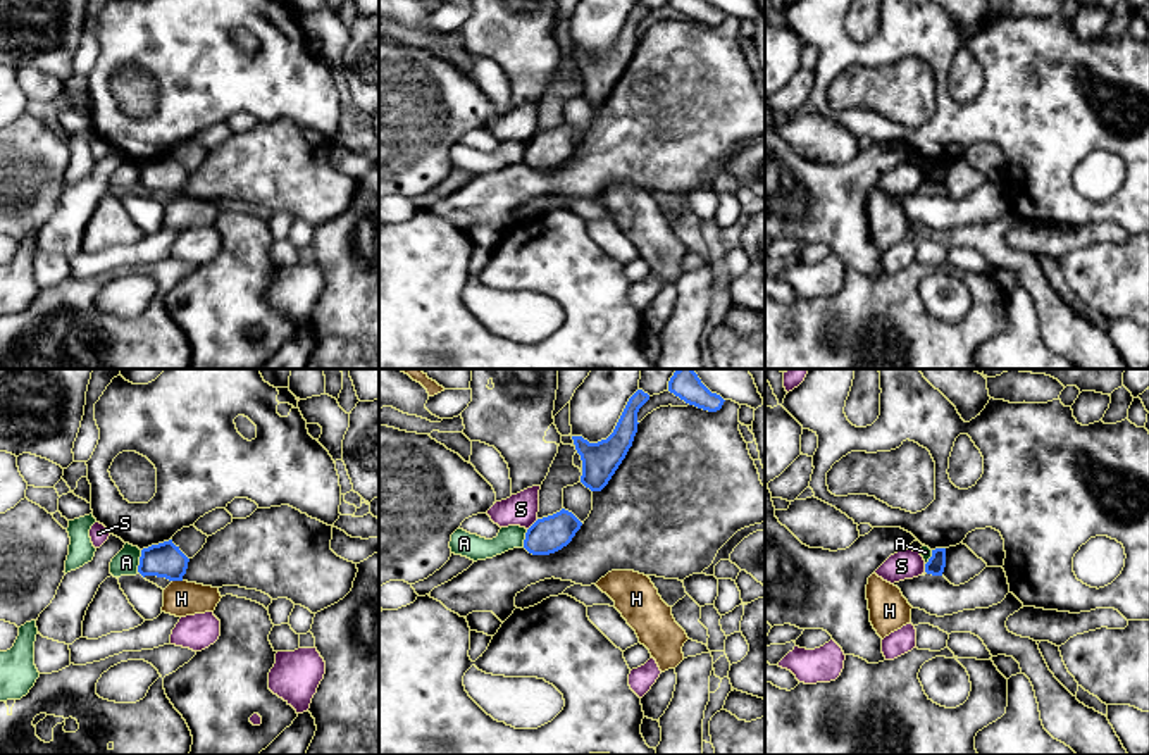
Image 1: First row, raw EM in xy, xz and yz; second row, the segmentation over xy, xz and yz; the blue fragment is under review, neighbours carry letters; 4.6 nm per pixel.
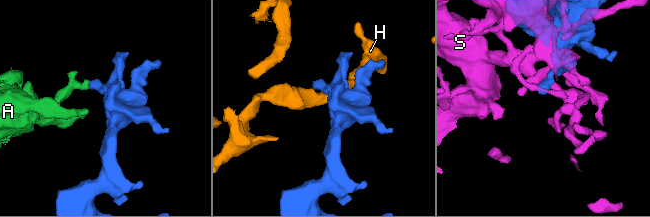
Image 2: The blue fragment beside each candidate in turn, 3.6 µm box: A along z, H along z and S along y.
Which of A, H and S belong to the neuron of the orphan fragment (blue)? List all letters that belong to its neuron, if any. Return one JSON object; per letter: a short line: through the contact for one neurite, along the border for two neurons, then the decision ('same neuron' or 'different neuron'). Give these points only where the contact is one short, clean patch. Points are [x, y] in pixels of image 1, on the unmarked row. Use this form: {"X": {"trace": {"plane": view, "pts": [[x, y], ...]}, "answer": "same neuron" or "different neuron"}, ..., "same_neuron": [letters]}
{"A": {"trace": {"plane": "xy", "pts": [[142, 164], [138, 187]]}, "answer": "different neuron"}, "H": {"trace": {"plane": "xy", "pts": [[166, 174], [178, 193], [181, 212]]}, "answer": "same neuron"}, "S": {"answer": "different neuron"}, "same_neuron": ["H"]}

